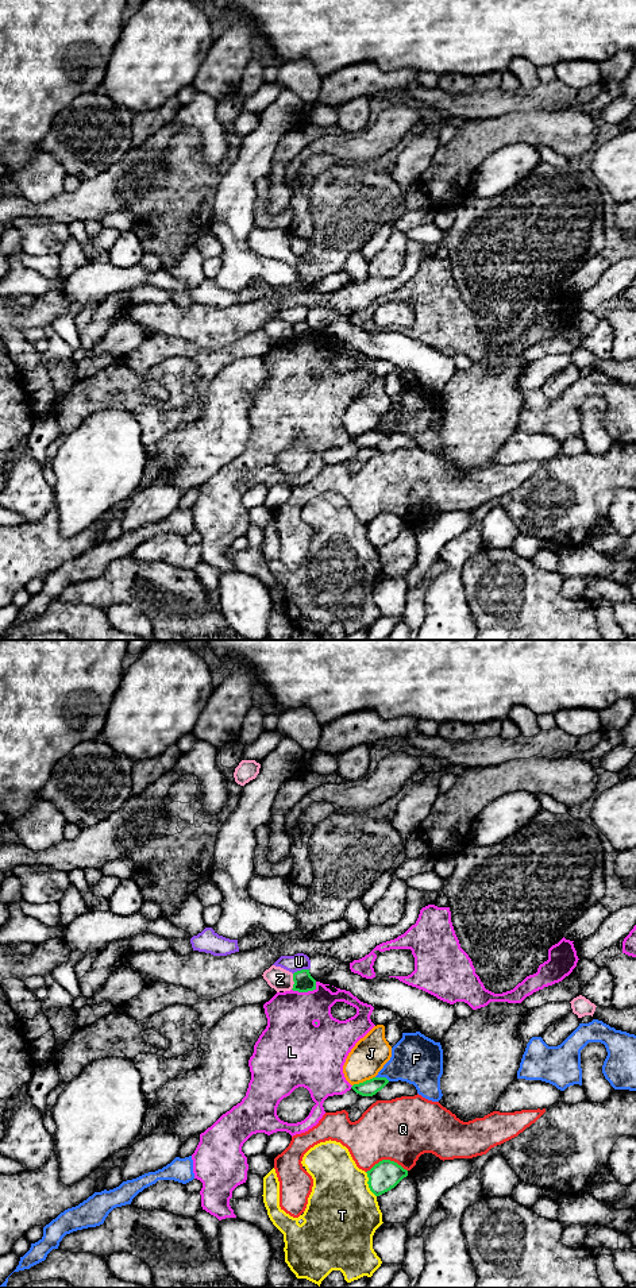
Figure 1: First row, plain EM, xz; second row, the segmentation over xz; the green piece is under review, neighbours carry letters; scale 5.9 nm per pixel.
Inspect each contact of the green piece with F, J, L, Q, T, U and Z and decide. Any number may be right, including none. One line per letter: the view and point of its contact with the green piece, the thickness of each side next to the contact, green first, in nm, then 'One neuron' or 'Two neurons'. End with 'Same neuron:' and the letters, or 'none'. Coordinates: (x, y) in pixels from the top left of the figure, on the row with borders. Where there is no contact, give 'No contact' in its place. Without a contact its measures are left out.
F: Touches green at xz (382, 1078). Thickness 100 nm (green) against 300 nm. Two neurons
J: Touches green at xz (363, 1082). Thickness 100 nm (green) against 220 nm. Two neurons
L: Touches green at xz (305, 991). Thickness 110 nm (green) against 300 nm. Two neurons
Q: Touches green at xz (386, 1160). Thickness 170 nm (green) against 380 nm. Two neurons
T: Touches green at xz (367, 1183). Thickness 170 nm (green) against 440 nm. Two neurons
U: Touches green at xz (301, 970). Thickness 110 nm (green) against 100 nm. Two neurons
Z: Touches green at xz (293, 980). Thickness 110 nm (green) against 140 nm. Two neurons
Same neuron: none

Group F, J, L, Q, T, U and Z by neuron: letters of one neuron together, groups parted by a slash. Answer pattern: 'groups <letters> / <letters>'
groups F / J / L / Q / T / U / Z

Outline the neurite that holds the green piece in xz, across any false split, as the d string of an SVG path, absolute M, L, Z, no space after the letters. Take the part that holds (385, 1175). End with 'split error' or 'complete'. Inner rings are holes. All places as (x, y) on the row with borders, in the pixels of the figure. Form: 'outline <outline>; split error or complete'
outline M390 1160L379 1161L366 1173L369 1177L369 1188L375 1196L390 1191L408 1176L406 1169Z; complete

